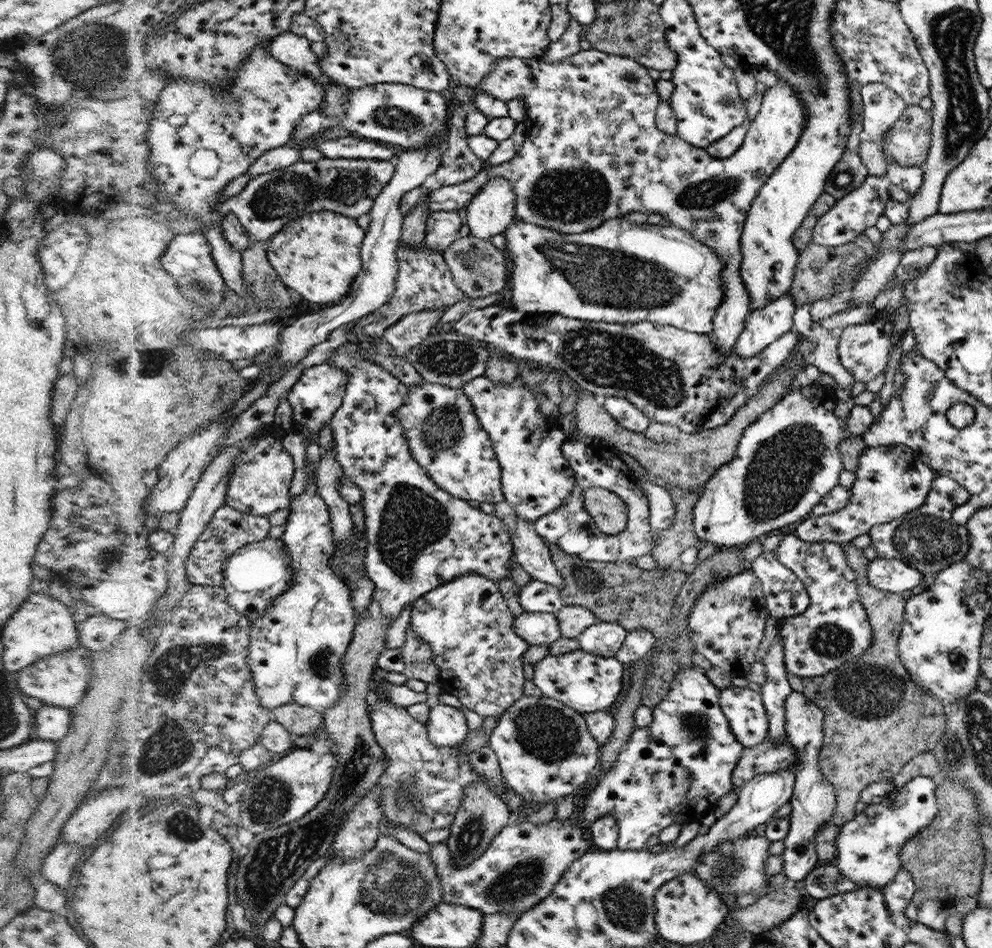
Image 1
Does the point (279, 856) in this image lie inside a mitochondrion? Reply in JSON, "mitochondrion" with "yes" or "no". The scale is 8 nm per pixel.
{"mitochondrion":"yes"}

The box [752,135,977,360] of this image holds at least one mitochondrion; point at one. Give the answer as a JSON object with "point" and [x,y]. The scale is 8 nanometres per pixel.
{"point":[843,180]}

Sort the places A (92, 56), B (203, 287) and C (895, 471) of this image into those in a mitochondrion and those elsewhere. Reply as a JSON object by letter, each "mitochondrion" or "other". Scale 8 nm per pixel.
{"A":"mitochondrion","B":"mitochondrion","C":"other"}

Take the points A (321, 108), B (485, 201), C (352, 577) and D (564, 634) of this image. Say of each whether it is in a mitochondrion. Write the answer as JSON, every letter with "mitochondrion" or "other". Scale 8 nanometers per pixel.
{"A":"other","B":"other","C":"other","D":"other"}

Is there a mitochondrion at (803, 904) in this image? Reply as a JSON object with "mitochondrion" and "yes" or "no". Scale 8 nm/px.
{"mitochondrion":"no"}

